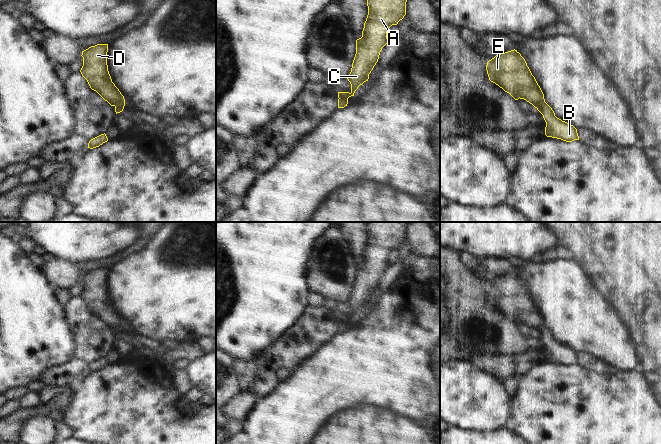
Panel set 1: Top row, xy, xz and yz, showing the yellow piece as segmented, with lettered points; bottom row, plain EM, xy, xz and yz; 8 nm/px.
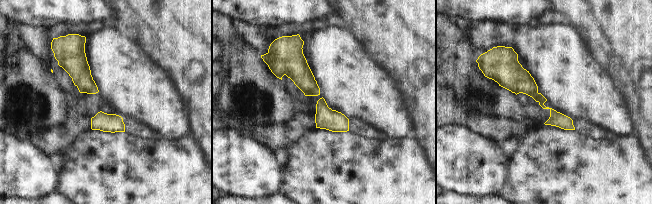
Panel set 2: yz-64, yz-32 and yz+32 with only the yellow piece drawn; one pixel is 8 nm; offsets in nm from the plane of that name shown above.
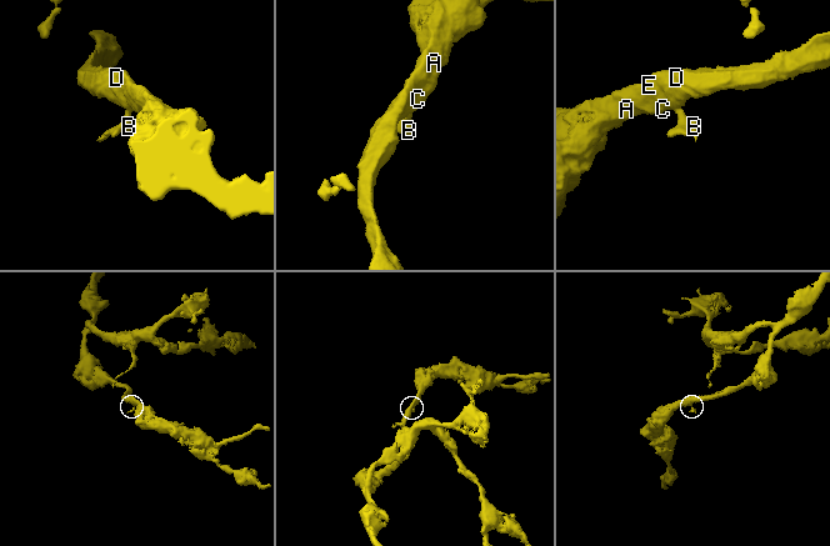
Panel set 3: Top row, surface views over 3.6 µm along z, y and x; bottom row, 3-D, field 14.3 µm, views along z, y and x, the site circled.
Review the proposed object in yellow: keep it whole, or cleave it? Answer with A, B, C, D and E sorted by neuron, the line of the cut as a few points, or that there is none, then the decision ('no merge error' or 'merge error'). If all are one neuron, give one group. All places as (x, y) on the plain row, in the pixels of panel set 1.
A C D E / B | xz (347, 321), (339, 323) | merge error

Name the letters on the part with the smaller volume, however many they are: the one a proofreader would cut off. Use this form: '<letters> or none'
B

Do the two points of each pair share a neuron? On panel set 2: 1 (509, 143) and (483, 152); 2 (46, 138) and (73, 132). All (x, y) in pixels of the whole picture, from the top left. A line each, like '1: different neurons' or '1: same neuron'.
1: different neurons
2: same neuron

